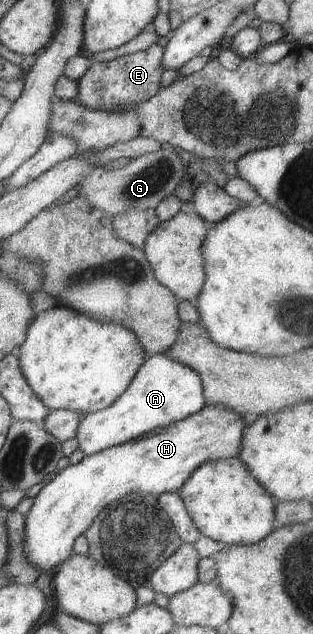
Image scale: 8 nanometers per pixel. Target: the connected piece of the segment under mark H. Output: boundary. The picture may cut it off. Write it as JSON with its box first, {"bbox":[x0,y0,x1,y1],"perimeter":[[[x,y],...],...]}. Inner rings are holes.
{"bbox":[24,406,249,572],"perimeter":[[[207,406],[182,421],[155,429],[138,439],[85,455],[81,462],[59,470],[43,488],[25,517],[24,555],[43,572],[53,570],[74,554],[74,544],[95,517],[113,501],[133,493],[157,495],[178,491],[202,463],[237,457],[244,428],[249,424],[226,406]]]}

